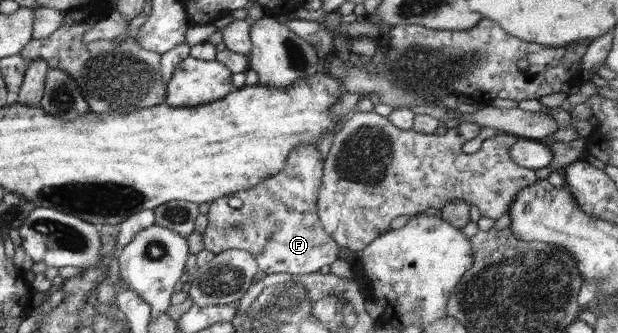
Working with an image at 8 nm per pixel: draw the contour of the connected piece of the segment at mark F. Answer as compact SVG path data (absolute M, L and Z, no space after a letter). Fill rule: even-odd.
M304 143L295 148L289 154L289 160L284 170L274 176L269 176L257 186L248 190L240 190L234 194L224 196L209 204L208 224L203 233L205 249L214 252L215 255L230 249L245 250L254 255L259 270L266 274L288 273L298 274L319 274L322 266L332 264L340 258L340 246L326 234L323 224L317 215L317 192L321 185L323 175L324 158L317 149L316 144ZM234 196L242 200L242 208L232 208L228 205L229 199Z

